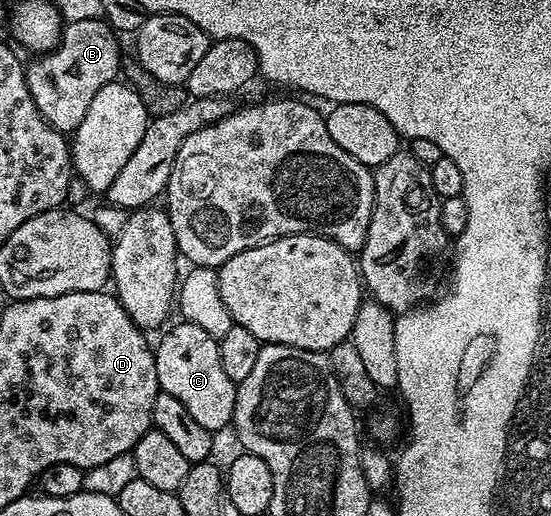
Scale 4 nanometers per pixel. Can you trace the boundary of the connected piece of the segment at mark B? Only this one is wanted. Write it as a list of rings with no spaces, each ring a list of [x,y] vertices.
[[[103,18],[88,21],[70,21],[63,25],[60,42],[52,49],[35,57],[36,60],[26,68],[30,98],[34,98],[34,106],[38,106],[38,114],[48,125],[58,132],[75,133],[76,127],[86,118],[86,110],[90,110],[90,102],[94,102],[94,94],[102,90],[102,86],[113,83],[122,72],[122,55],[117,33],[113,32],[107,20]]]

